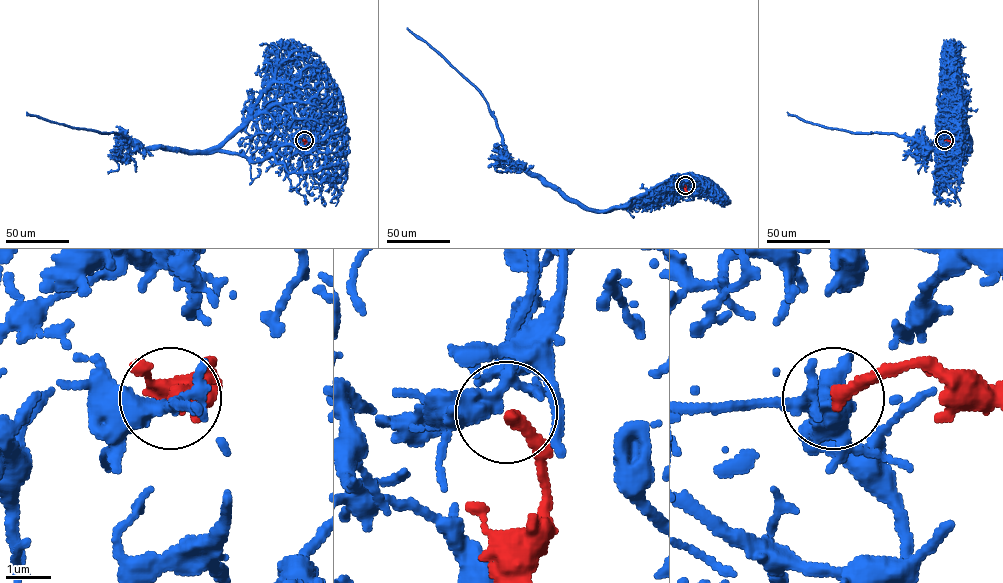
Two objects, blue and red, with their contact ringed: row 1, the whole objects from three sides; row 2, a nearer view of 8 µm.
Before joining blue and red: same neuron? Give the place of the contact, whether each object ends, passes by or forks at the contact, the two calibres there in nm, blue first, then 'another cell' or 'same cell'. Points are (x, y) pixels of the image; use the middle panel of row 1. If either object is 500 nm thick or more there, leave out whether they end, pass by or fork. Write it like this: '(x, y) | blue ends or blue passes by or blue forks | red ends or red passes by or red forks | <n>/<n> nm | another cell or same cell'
(685, 185) | blue forks | red ends | 300/320 nm | same cell

